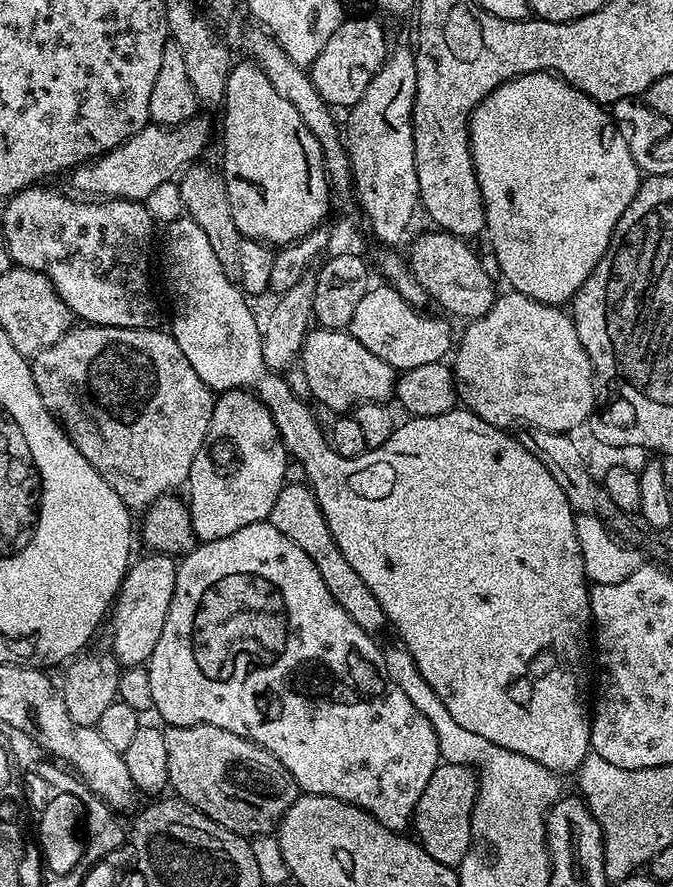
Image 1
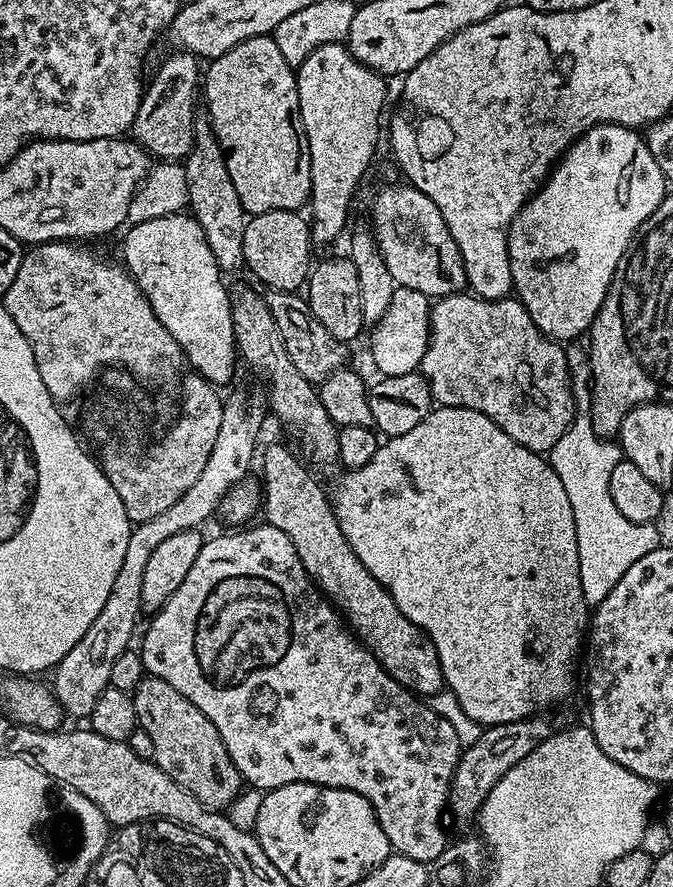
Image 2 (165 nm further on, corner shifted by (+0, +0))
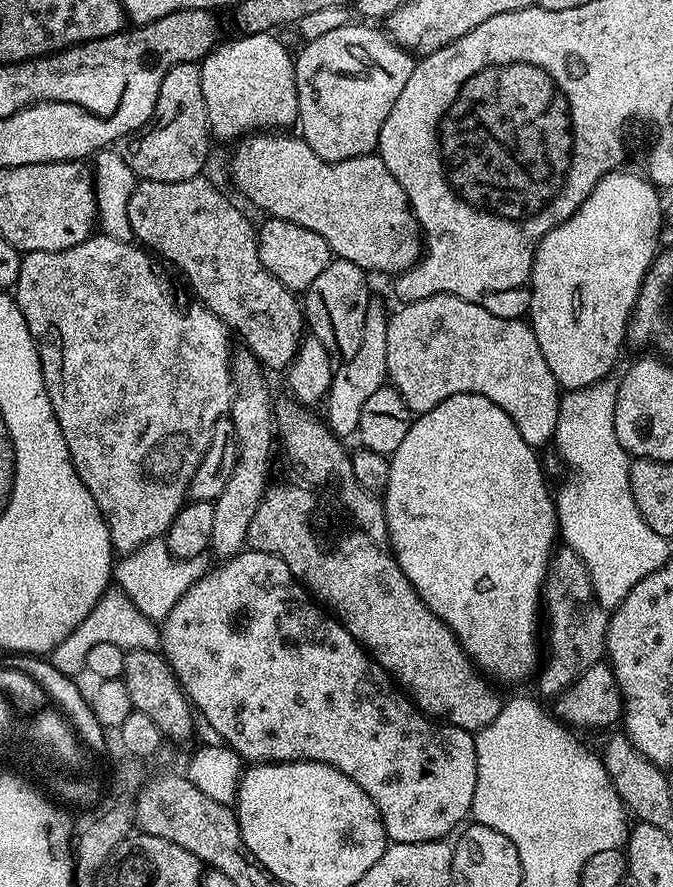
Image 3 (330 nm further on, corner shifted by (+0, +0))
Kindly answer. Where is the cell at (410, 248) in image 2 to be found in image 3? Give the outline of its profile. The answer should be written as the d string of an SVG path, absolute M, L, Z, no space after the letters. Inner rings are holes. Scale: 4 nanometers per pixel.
M261 130L255 134L245 135L243 138L237 139L235 141L234 147L236 147L236 149L234 149L232 152L232 180L234 183L236 183L237 190L240 191L241 194L244 195L245 198L248 199L254 207L261 208L261 210L265 212L263 214L265 217L274 220L285 220L286 222L294 222L298 226L306 226L306 230L314 230L314 234L322 234L322 238L326 238L326 242L330 246L333 257L345 260L346 262L354 262L354 266L358 266L359 268L364 269L365 273L373 274L372 272L392 272L391 274L399 274L401 272L404 272L407 268L412 268L413 266L415 266L417 260L419 260L422 255L422 233L420 231L420 224L416 220L416 215L412 213L412 207L410 206L410 202L408 201L408 196L402 190L402 186L398 186L398 178L394 178L394 174L390 174L390 170L386 170L386 162L382 162L382 158L378 154L373 154L371 156L355 156L354 158L350 158L349 160L343 160L342 162L334 162L333 164L331 164L330 162L326 162L322 158L318 158L318 154L314 154L314 150L310 150L310 146L299 135L284 135L288 134L281 134L279 131L276 130Z

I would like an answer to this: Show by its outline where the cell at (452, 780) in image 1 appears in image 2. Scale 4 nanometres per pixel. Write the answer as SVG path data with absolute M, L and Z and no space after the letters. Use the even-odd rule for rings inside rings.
M537 714L528 716L524 720L515 720L514 722L502 722L501 724L493 724L485 727L484 732L472 745L465 747L460 754L460 761L454 770L454 778L452 785L448 791L447 811L460 824L468 824L477 819L480 814L480 808L490 790L494 790L494 786L498 786L498 782L506 774L506 770L510 770L518 762L522 762L522 758L526 758L526 754L530 754L530 750L538 750L538 746L542 746L542 742L546 742L554 735L554 727L547 720L547 715Z

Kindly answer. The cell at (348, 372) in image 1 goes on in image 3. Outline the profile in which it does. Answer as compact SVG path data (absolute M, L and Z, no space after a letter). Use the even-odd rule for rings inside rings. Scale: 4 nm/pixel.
M201 174L186 182L154 182L140 180L130 194L130 226L132 235L145 249L161 252L188 279L197 301L220 317L229 329L240 331L247 351L253 352L265 369L287 369L306 332L304 310L297 293L291 292L258 258L257 225L251 224L210 181Z

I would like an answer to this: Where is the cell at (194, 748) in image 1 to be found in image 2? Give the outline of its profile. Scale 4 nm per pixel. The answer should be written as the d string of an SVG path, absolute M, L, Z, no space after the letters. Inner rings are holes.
M145 675L132 693L132 701L139 731L150 734L150 742L154 742L152 760L156 765L206 807L227 809L233 796L241 791L242 781L214 722L194 702L182 698L170 682L162 682L157 676Z

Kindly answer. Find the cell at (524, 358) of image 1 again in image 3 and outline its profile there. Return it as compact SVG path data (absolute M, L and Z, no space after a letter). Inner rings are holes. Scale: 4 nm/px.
M443 294L404 304L388 318L386 366L391 387L402 394L402 402L406 402L414 414L434 410L438 402L446 402L446 398L454 398L454 394L478 394L490 398L494 406L502 406L502 410L510 414L514 426L518 426L518 434L526 438L531 448L543 449L543 444L555 437L562 389L554 374L550 374L546 358L542 358L542 349L538 346L538 338L534 338L532 325L523 319L503 320L474 302Z

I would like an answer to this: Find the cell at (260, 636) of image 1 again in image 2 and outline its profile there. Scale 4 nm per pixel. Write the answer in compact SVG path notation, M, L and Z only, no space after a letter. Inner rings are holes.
M260 522L257 528L253 526L245 527L243 530L232 530L229 536L216 536L205 539L202 550L198 550L198 559L194 561L194 566L190 566L190 574L186 574L186 578L182 582L182 586L178 586L178 590L174 590L174 594L170 594L170 602L166 602L154 613L152 620L148 624L148 629L144 632L144 641L138 645L138 651L142 662L144 663L145 673L149 676L157 676L162 678L162 682L170 682L170 686L174 686L174 690L178 690L178 694L182 694L182 698L186 698L190 702L194 702L194 706L198 706L198 710L202 710L202 714L206 714L206 718L210 718L210 722L214 722L214 726L218 730L218 734L222 738L222 742L226 746L226 750L230 754L230 758L234 762L234 766L240 771L240 779L245 785L261 790L269 788L277 788L278 786L286 786L294 782L306 782L307 784L321 784L327 788L345 788L354 794L362 794L362 798L366 798L366 802L370 802L370 806L374 810L374 814L378 818L378 822L382 826L382 830L388 839L388 847L397 856L405 856L406 858L414 858L414 862L422 862L424 865L431 865L439 860L445 848L450 843L450 837L444 833L444 816L446 820L446 809L448 806L448 791L452 785L454 778L454 770L460 761L462 751L462 743L460 744L460 736L456 733L456 728L444 716L439 716L432 708L427 708L423 699L417 698L413 693L404 688L397 680L390 678L390 674L383 668L374 658L374 654L370 654L367 648L355 639L346 627L345 621L339 612L328 603L327 599L322 595L319 588L313 584L308 572L302 566L302 562L298 558L298 550L294 550L294 542L290 542L290 538L286 538L286 534L282 534L282 530L278 530L274 526L270 526L266 522Z

